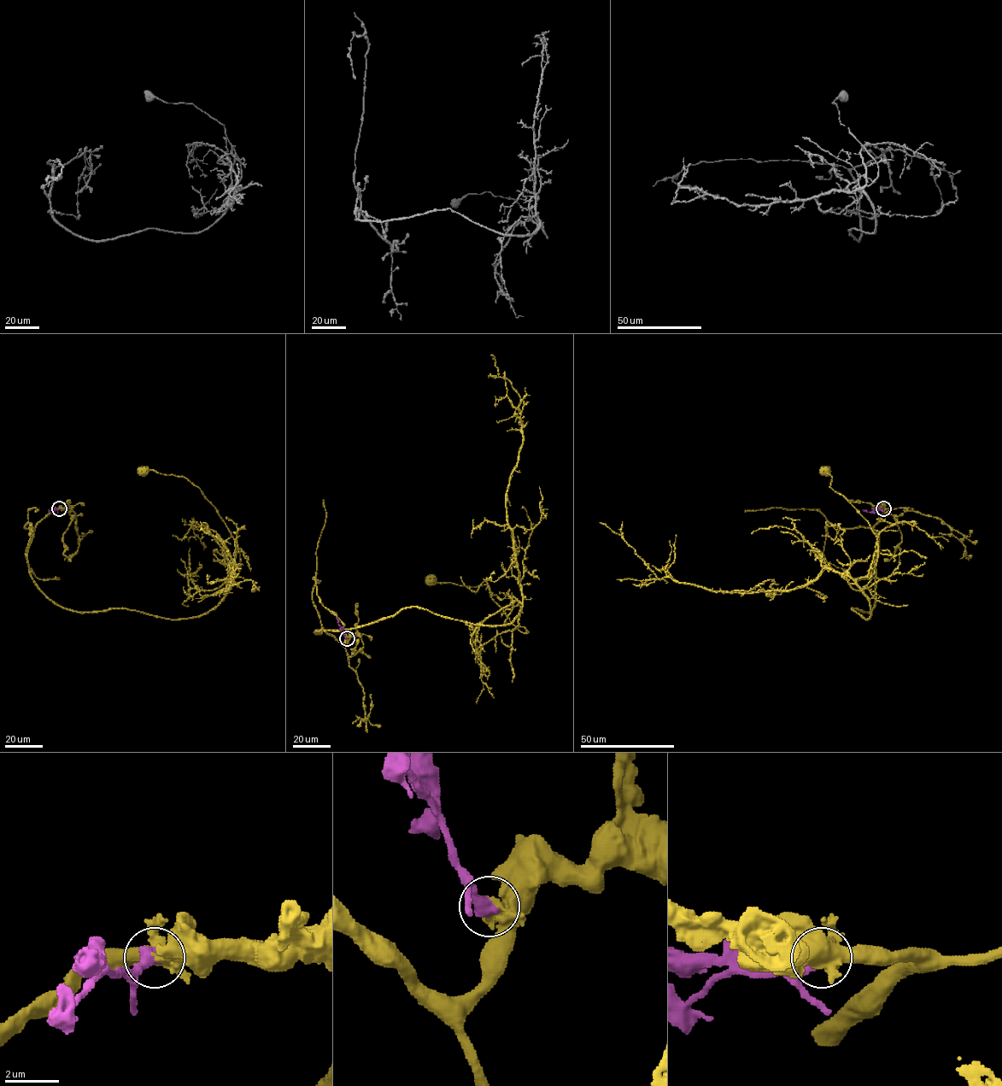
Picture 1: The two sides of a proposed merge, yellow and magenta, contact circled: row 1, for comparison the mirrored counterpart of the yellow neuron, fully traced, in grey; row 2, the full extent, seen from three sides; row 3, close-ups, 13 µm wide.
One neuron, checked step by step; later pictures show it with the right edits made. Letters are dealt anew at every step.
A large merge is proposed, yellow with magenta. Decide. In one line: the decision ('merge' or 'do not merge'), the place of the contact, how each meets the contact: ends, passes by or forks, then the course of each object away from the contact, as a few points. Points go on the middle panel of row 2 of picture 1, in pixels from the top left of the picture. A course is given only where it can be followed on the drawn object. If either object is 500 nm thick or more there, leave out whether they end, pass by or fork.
do not merge; place (347, 638); course yellow (347, 638), (315, 631), (411, 607), (495, 625), (520, 611), (527, 632), (486, 584), (430, 580); course magenta (347, 639), (336, 617)

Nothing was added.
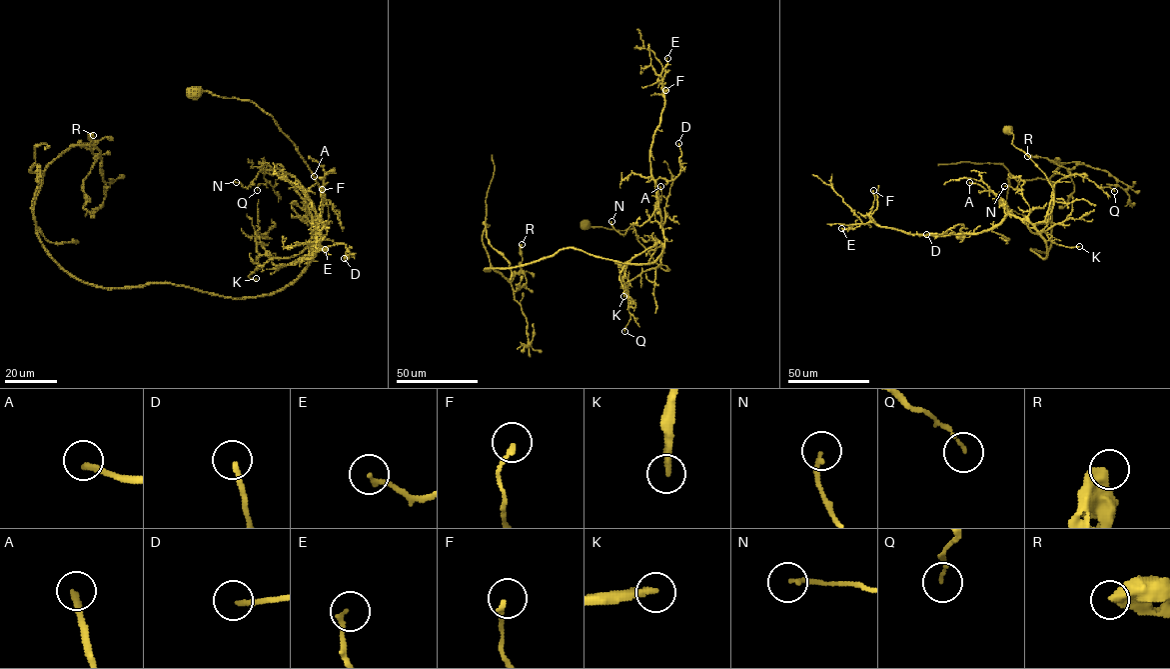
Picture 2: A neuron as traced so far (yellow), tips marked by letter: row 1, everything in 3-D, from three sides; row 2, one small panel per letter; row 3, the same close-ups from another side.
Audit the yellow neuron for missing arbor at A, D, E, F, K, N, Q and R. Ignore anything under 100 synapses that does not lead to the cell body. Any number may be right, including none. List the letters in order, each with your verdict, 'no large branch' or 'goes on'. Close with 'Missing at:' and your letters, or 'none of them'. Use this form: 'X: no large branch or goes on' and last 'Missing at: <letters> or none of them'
A: no large branch
D: no large branch
E: no large branch
F: no large branch
K: no large branch
N: no large branch
Q: no large branch
R: no large branch
Missing at: none of them

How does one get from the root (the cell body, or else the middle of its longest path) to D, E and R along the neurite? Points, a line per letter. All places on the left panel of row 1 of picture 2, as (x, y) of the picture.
D: (193, 91), (250, 100), (273, 117), (328, 207), (307, 257), (343, 243), (344, 258)
E: (193, 91), (273, 117), (328, 207), (298, 261), (317, 240), (325, 249)
R: (193, 91), (270, 114), (323, 192), (317, 251), (278, 290), (70, 276), (34, 205), (47, 167), (93, 135)

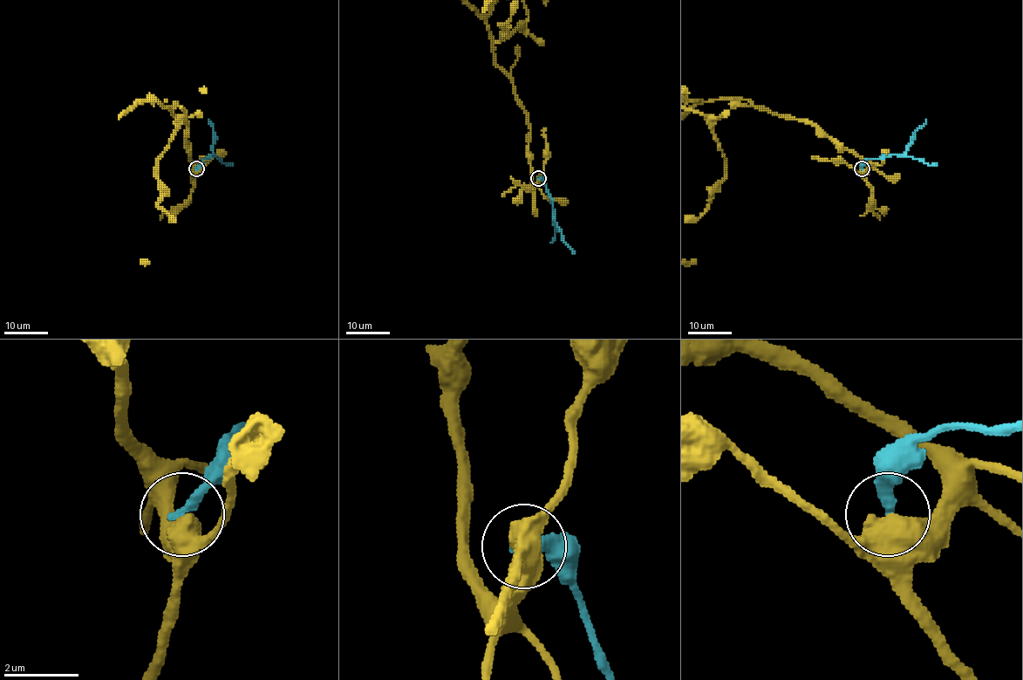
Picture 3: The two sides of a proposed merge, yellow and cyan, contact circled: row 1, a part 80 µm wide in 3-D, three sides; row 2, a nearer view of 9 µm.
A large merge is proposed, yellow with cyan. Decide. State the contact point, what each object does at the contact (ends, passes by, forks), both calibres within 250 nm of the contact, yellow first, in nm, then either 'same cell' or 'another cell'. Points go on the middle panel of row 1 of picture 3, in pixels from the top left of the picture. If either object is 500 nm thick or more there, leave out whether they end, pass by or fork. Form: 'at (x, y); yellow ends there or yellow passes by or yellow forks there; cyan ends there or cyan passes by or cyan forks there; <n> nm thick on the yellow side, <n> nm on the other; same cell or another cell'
at (538, 178); 750 nm thick on the yellow side, 300 nm on the other; another cell

